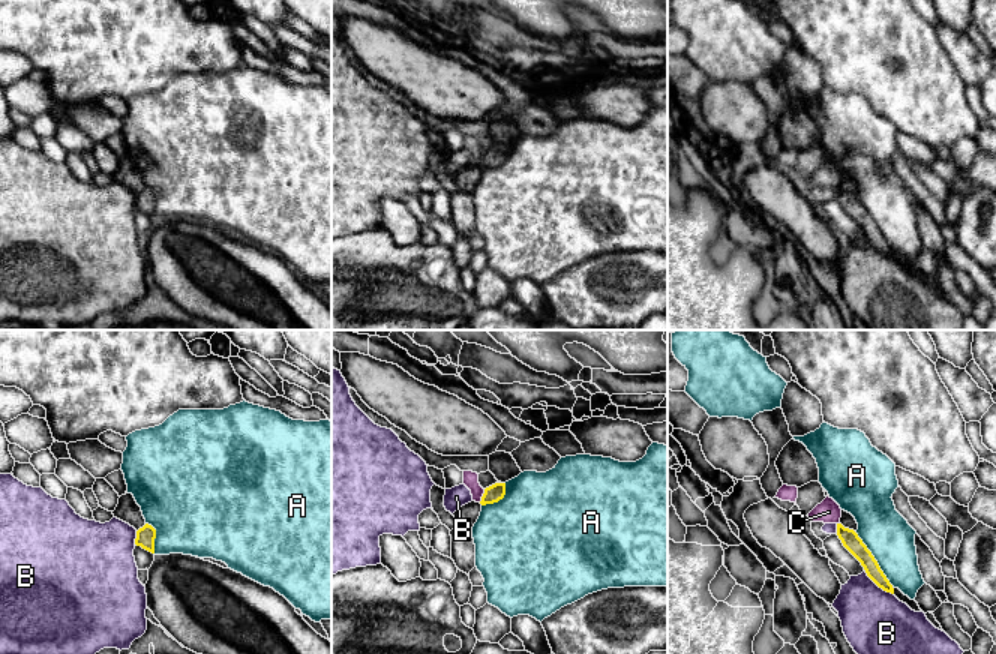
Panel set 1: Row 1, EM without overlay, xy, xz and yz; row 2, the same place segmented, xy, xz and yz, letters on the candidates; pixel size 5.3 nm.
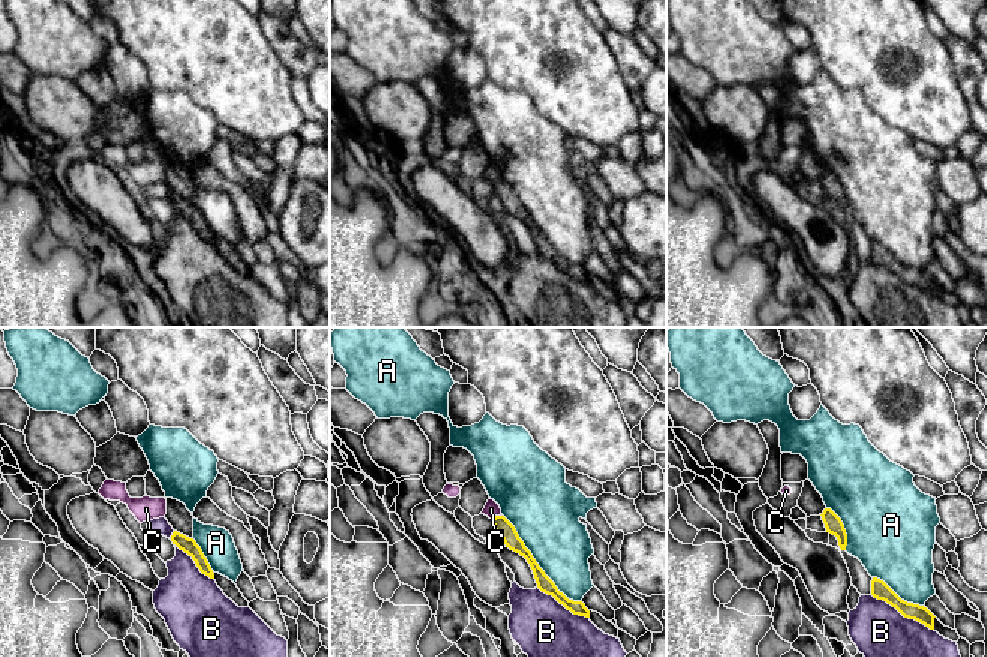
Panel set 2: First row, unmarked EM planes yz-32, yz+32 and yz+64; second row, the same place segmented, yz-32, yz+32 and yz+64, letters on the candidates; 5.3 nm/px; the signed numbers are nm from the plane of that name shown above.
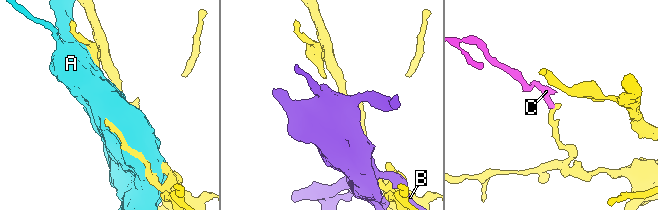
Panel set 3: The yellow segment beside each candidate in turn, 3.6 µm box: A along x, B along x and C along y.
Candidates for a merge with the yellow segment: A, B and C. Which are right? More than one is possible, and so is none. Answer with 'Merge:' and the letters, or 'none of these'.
Merge: none of these

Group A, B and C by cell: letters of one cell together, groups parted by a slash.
A / B / C

